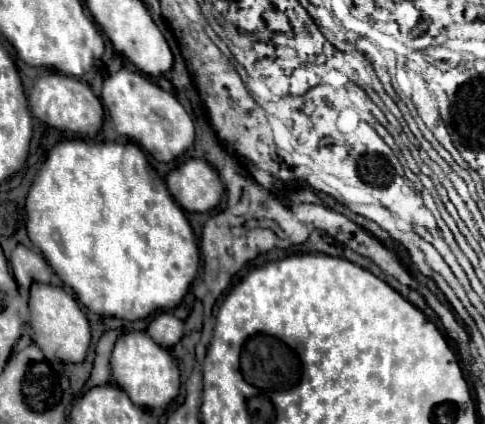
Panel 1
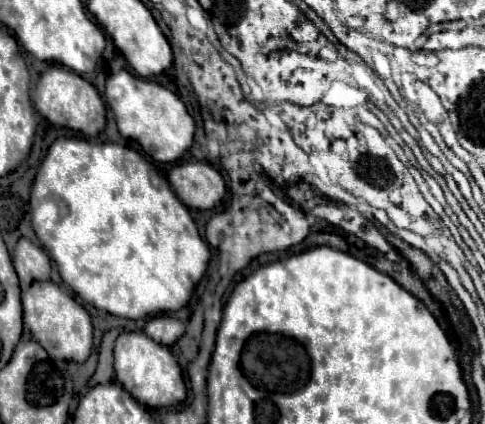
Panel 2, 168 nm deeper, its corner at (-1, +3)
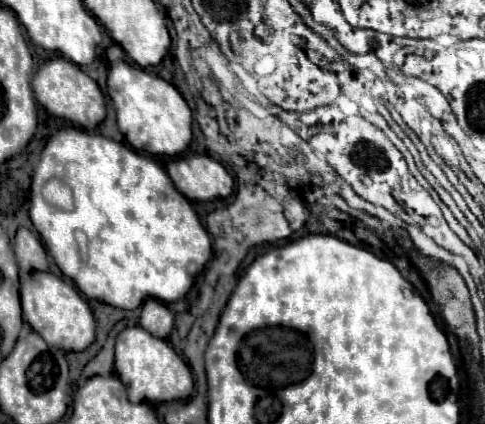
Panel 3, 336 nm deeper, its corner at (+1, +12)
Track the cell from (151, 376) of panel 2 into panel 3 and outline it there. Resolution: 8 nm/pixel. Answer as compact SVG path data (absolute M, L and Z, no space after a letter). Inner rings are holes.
M141 326L119 332L115 344L115 372L125 384L131 402L171 402L187 398L193 392L189 366L165 340L151 336Z

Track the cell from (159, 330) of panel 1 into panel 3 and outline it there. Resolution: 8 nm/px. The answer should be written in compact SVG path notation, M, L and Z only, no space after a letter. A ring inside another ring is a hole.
M147 300L139 316L139 326L157 338L167 338L173 330L173 312L157 300Z

